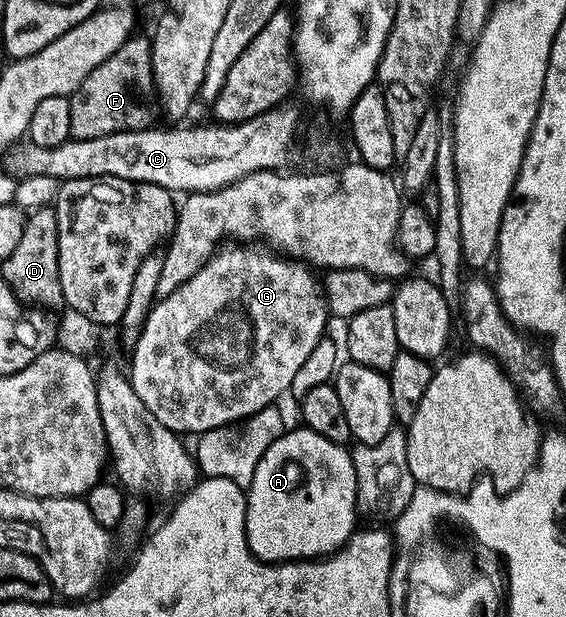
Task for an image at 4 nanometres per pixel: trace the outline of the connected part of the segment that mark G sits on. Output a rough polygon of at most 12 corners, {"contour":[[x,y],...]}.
{"contour":[[217,248],[148,313],[130,380],[199,435],[291,390],[318,277]]}

